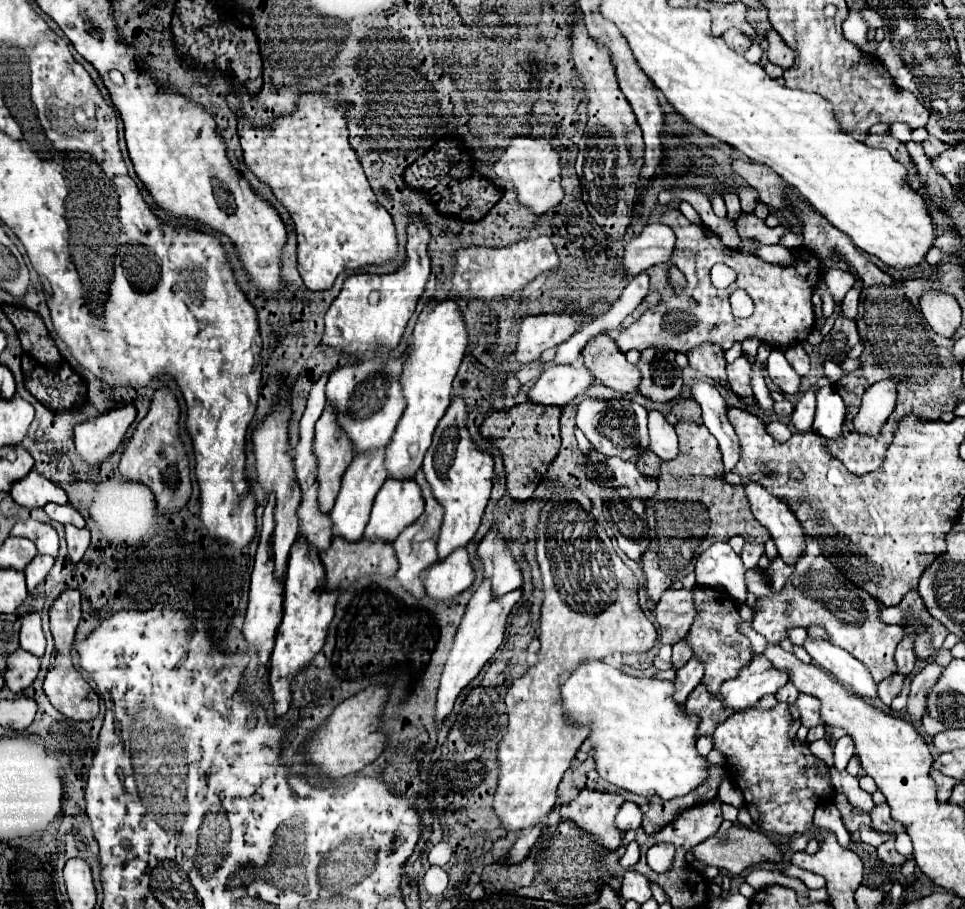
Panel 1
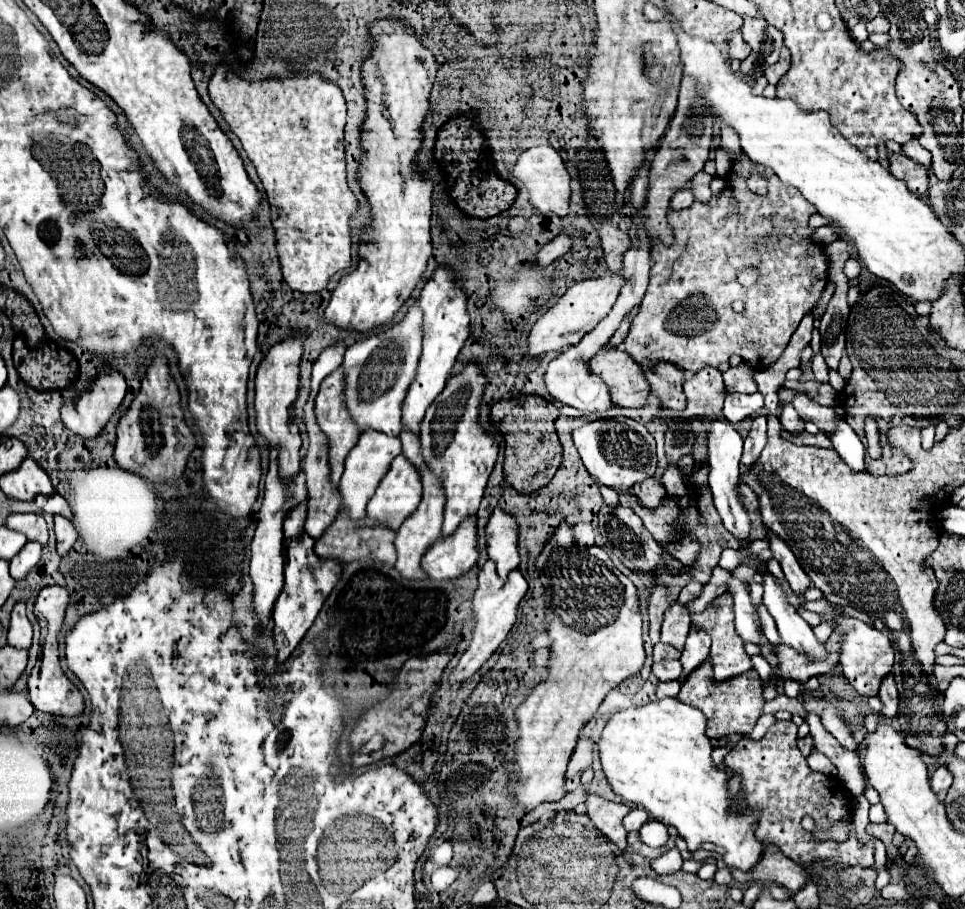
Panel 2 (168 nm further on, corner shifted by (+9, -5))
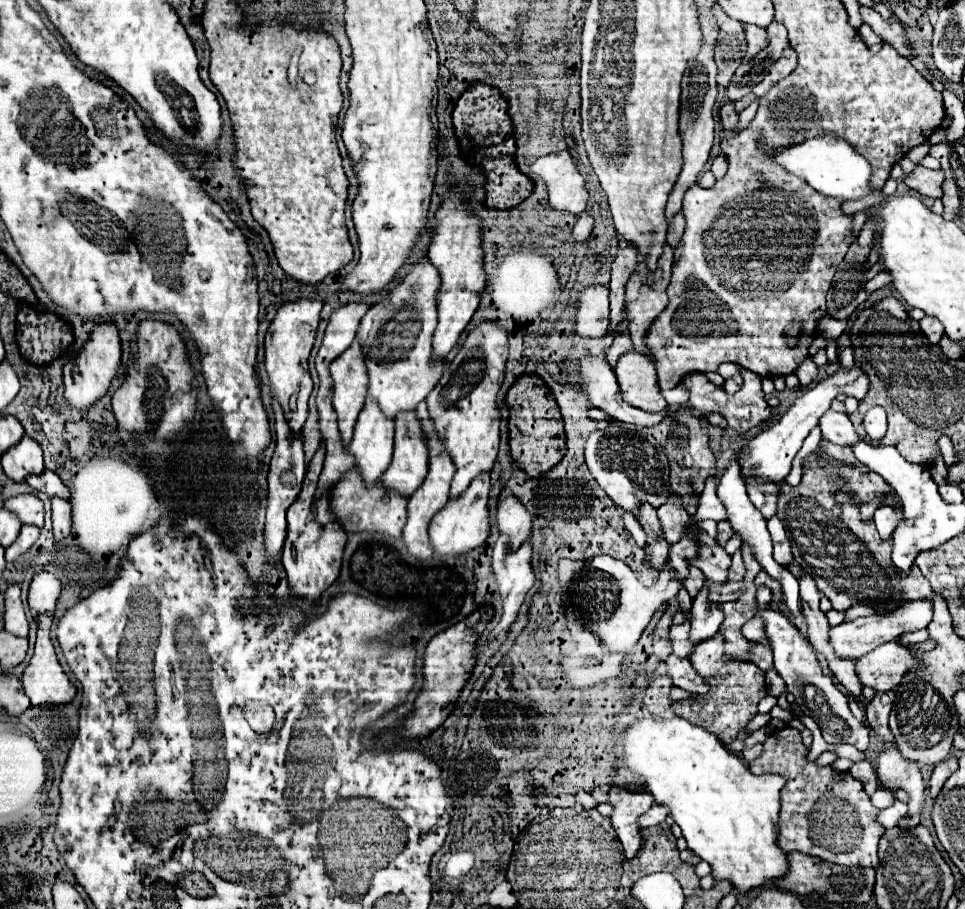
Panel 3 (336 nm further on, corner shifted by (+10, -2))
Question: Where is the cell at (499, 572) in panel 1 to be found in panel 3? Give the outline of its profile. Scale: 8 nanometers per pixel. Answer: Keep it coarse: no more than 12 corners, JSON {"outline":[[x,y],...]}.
{"outline":[[510,492],[498,498],[496,524],[518,550],[532,518]]}

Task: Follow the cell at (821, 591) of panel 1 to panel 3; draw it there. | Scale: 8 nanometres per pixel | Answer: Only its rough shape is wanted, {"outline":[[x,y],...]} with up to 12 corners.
{"outline":[[884,642],[856,658],[864,686],[886,692],[918,666],[910,650]]}

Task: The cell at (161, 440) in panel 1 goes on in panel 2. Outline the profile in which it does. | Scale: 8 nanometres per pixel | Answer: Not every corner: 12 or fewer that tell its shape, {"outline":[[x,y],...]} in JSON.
{"outline":[[155,355],[117,423],[115,461],[181,477],[195,435]]}

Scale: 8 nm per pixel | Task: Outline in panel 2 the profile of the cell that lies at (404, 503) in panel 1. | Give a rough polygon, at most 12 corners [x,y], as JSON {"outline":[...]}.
{"outline":[[401,453],[367,503],[397,531],[421,501],[421,477]]}

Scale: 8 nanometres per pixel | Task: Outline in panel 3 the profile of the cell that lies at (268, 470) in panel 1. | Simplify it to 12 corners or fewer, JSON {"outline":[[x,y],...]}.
{"outline":[[320,300],[282,306],[266,332],[270,394],[294,436],[308,416]]}

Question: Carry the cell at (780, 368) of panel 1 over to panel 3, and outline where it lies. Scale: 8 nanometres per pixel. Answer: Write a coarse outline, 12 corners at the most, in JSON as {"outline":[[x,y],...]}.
{"outline":[[826,410],[818,422],[832,444],[850,446],[858,434],[846,414]]}

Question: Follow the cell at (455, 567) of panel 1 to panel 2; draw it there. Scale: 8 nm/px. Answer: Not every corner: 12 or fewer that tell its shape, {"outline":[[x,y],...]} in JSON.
{"outline":[[477,517],[439,537],[421,567],[435,581],[457,579],[479,559]]}

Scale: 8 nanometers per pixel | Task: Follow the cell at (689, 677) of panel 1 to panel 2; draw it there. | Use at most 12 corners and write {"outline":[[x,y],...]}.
{"outline":[[691,629],[681,655],[681,681],[709,657],[709,635]]}

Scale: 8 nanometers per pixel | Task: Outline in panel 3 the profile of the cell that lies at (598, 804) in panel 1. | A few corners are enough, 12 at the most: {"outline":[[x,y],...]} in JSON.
{"outline":[[612,788],[612,828],[632,858],[642,844],[636,818],[654,804],[644,790]]}

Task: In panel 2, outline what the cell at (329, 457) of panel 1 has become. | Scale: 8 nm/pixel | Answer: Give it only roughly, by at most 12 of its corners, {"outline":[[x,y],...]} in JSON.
{"outline":[[337,367],[321,383],[315,411],[329,439],[331,481],[359,439],[345,409],[345,373]]}

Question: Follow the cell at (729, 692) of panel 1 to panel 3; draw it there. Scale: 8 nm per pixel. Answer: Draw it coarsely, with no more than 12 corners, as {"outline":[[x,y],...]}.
{"outline":[[928,600],[830,628],[838,658],[858,658],[932,620]]}

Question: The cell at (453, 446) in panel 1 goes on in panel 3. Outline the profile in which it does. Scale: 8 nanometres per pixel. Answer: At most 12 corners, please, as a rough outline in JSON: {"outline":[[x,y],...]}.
{"outline":[[482,322],[426,396],[456,466],[450,500],[488,474],[506,332]]}

